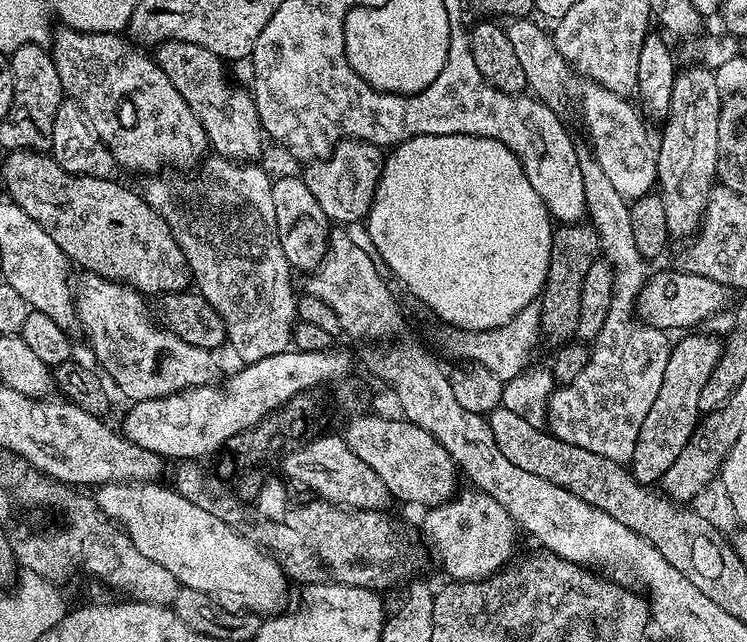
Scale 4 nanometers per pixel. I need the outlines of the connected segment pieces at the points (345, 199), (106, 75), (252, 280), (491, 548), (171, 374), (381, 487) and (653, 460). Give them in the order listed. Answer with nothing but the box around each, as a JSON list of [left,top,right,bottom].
[[302,140,386,226],[50,26,209,172],[142,154,298,364],[423,491,518,581],[72,271,221,401],[284,434,390,510],[630,330,722,486]]

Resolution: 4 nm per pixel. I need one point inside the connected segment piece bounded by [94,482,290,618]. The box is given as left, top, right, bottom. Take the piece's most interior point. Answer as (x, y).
(204, 553)

